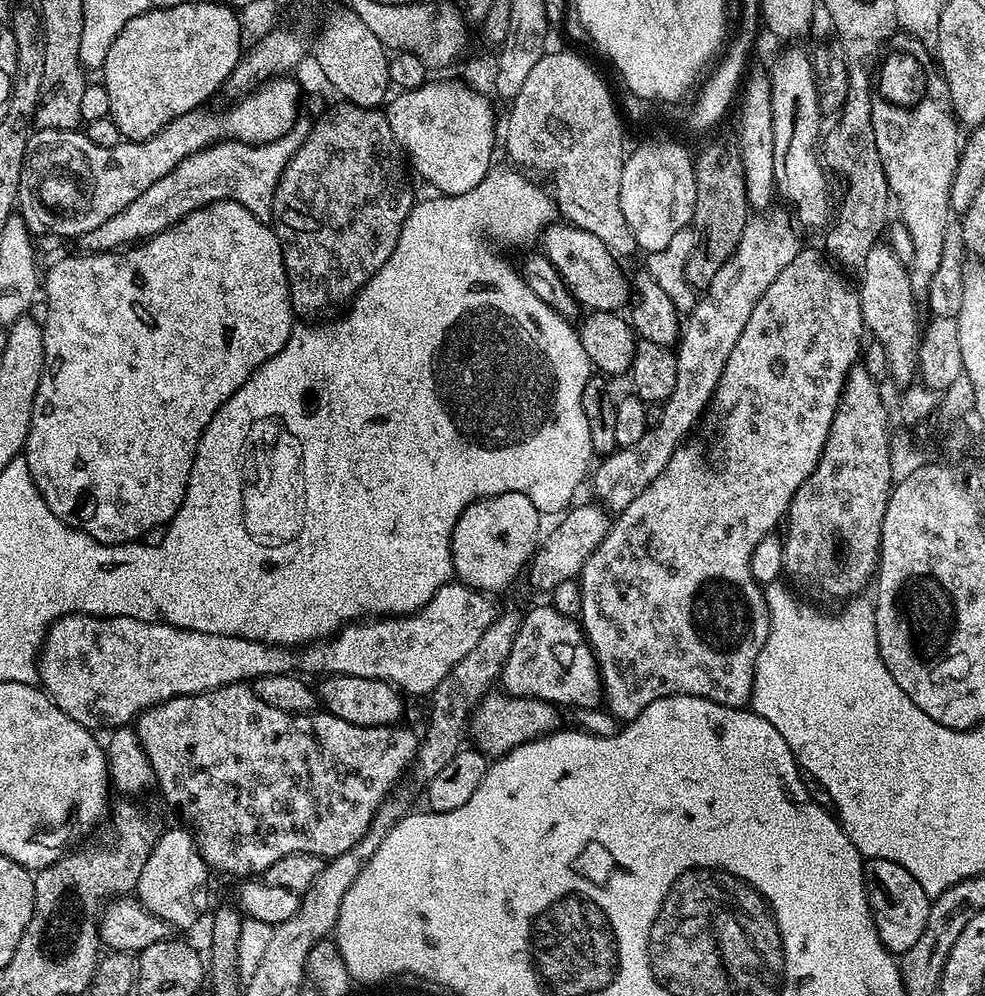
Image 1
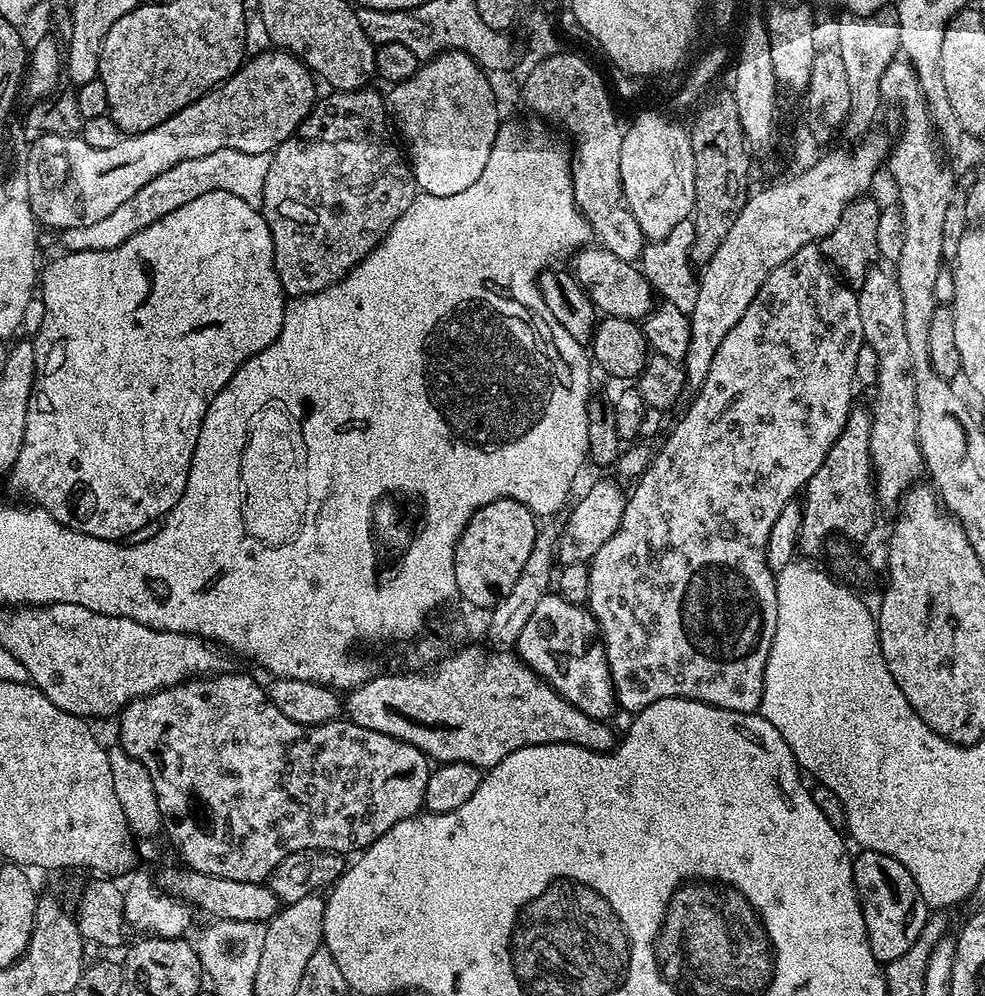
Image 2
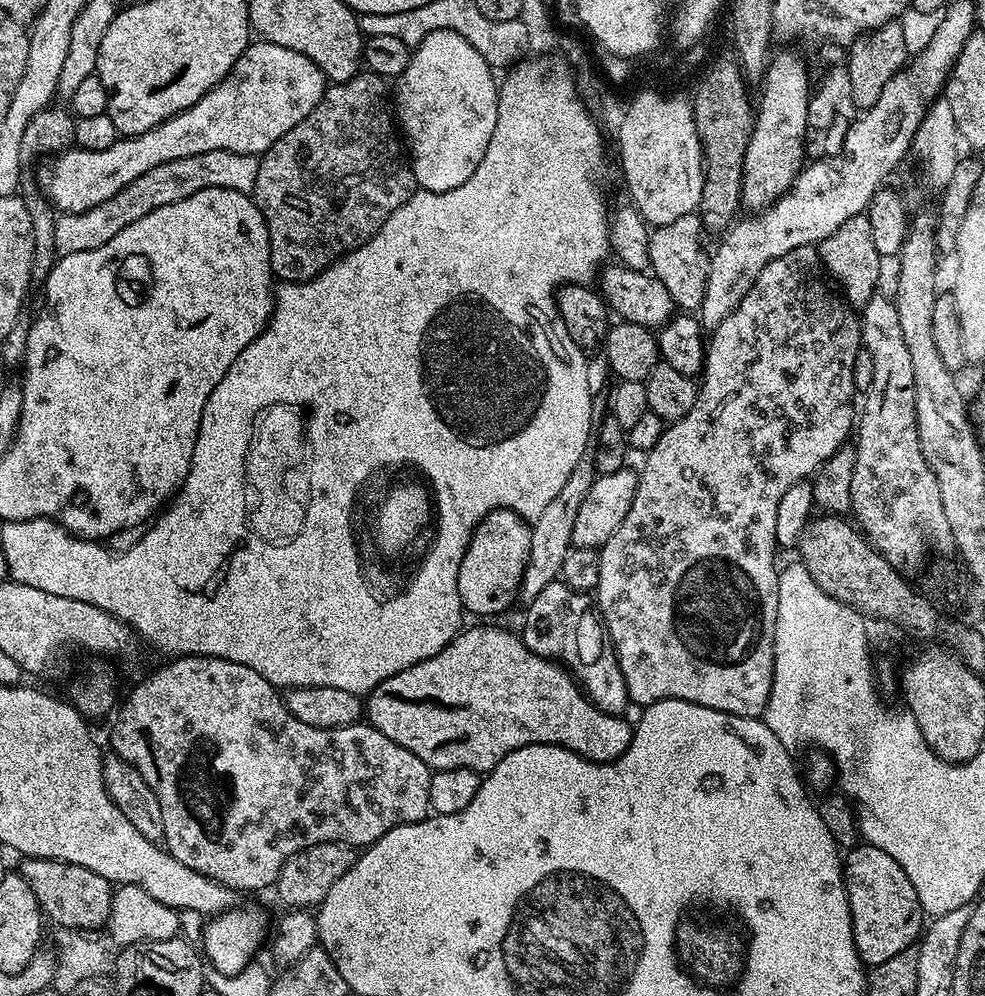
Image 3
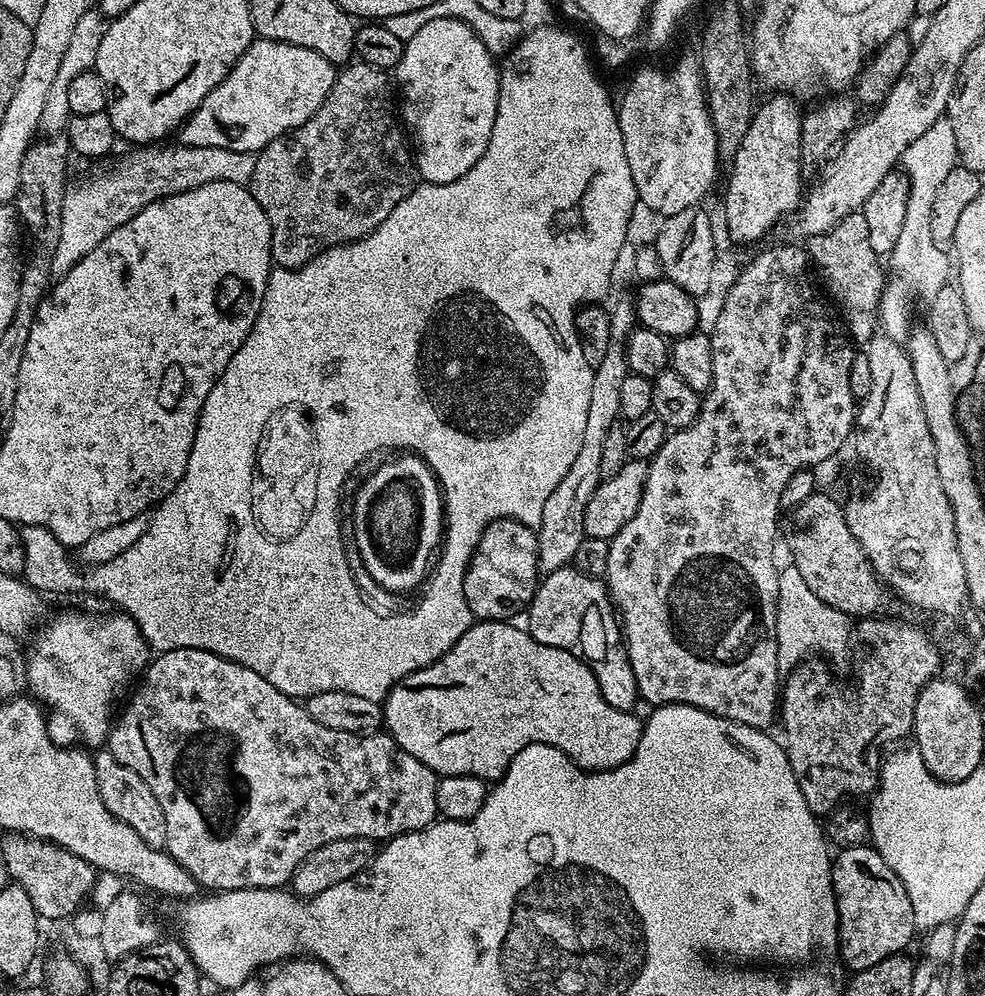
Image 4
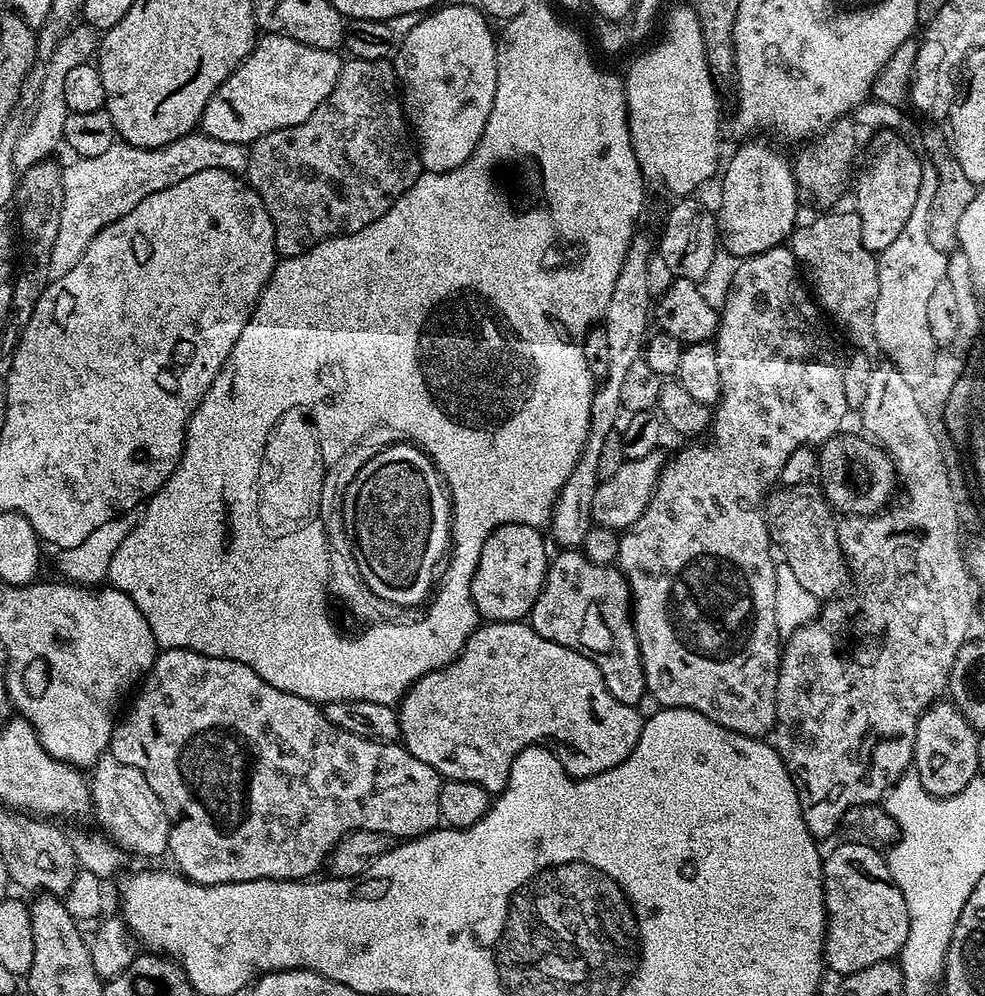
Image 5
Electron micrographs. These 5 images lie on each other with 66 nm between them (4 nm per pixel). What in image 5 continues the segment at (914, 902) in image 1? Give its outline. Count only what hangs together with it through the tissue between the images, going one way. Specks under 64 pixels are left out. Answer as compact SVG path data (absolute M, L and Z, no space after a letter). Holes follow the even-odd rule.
M837 843L837 848L832 853L823 857L824 861L824 905L828 915L828 929L824 932L824 963L829 969L837 972L837 977L843 978L854 974L858 970L866 970L866 966L874 966L880 960L892 960L899 957L902 946L906 942L906 934L910 934L910 914L906 910L906 898L902 898L902 890L894 882L888 869L887 859L871 844L846 844Z

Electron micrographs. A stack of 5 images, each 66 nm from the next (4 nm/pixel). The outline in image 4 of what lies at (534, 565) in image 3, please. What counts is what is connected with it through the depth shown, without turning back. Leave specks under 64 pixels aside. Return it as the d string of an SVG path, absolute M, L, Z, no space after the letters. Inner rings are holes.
M631 299L620 300L609 311L610 342L607 356L603 362L595 365L590 386L590 407L586 413L586 426L582 433L582 446L566 470L562 482L554 486L554 494L546 498L546 507L542 510L542 522L535 529L538 538L538 566L541 573L547 574L567 568L572 564L574 554L578 554L578 546L586 539L584 519L586 506L590 506L590 498L594 498L594 490L598 490L602 479L602 445L606 442L606 434L617 427L621 419L622 382L629 376L628 363L624 357L624 343L632 329L637 327L636 306Z

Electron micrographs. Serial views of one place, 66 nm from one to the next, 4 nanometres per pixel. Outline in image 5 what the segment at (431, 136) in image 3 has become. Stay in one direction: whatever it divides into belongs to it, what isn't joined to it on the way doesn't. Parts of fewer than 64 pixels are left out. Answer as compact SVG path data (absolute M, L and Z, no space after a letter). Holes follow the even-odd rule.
M475 3L472 4L448 4L445 8L440 6L422 15L421 21L399 41L394 53L394 67L399 87L402 89L404 115L414 133L414 140L420 153L420 162L425 172L449 172L460 166L478 146L478 142L482 138L482 130L486 128L486 118L490 118L490 106L494 106L494 90L498 82L498 66L496 65L498 40L494 35L494 28L492 32L491 26L488 25L489 17Z

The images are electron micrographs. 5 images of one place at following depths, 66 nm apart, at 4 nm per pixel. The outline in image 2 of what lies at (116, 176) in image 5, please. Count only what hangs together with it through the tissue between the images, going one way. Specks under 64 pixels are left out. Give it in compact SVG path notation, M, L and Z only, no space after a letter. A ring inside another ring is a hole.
M214 150L214 154L206 154L206 158L190 158L186 162L178 162L166 170L166 174L158 174L151 182L146 182L134 198L122 202L114 214L102 218L102 222L94 222L94 226L78 226L66 228L59 233L63 246L70 252L97 252L122 246L126 238L138 234L150 222L158 222L158 218L166 218L170 210L178 210L178 206L186 206L186 202L194 202L202 194L210 194L210 190L226 190L226 194L238 194L242 202L250 202L257 206L264 203L264 187L266 186L266 170L270 170L271 155L242 154L242 150Z

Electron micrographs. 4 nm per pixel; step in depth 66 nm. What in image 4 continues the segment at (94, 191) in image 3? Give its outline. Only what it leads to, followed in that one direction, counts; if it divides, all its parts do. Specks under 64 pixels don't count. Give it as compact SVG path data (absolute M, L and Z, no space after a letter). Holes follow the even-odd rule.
M253 39L252 45L238 58L238 62L202 98L202 102L178 129L179 143L183 147L218 146L222 150L238 150L239 152L261 152L274 138L302 126L322 106L322 102L330 94L338 75L337 65L331 64L318 50L306 50L306 46L294 46L290 42L277 40Z

